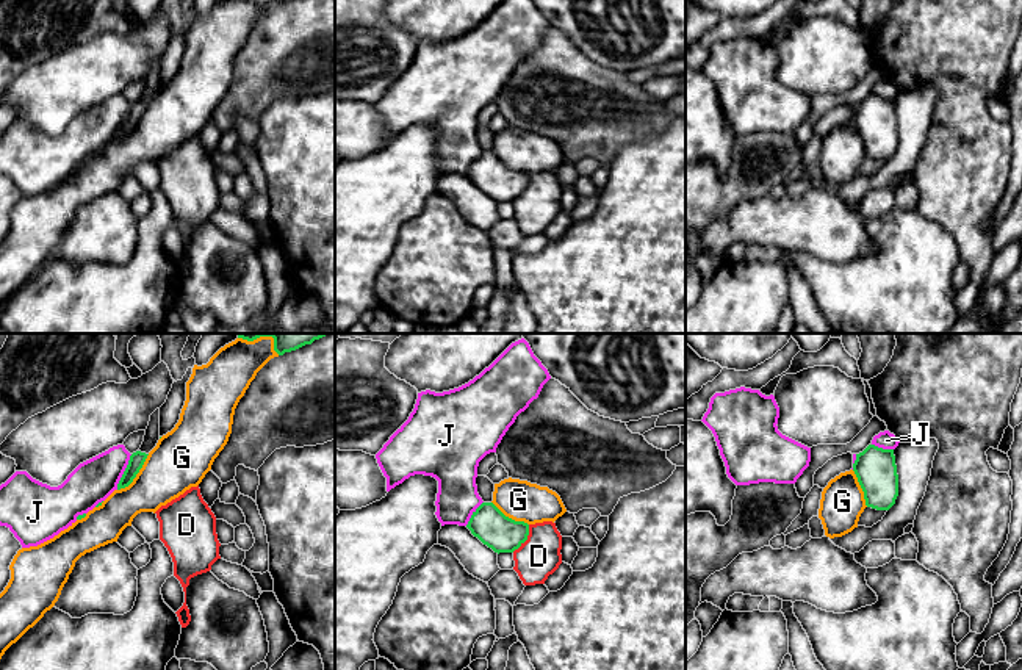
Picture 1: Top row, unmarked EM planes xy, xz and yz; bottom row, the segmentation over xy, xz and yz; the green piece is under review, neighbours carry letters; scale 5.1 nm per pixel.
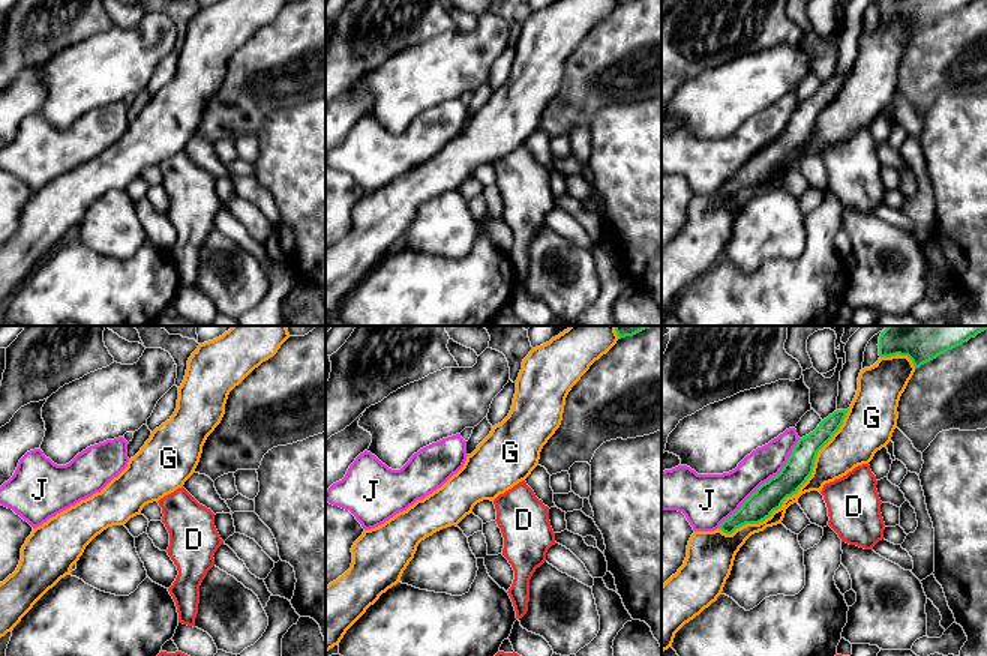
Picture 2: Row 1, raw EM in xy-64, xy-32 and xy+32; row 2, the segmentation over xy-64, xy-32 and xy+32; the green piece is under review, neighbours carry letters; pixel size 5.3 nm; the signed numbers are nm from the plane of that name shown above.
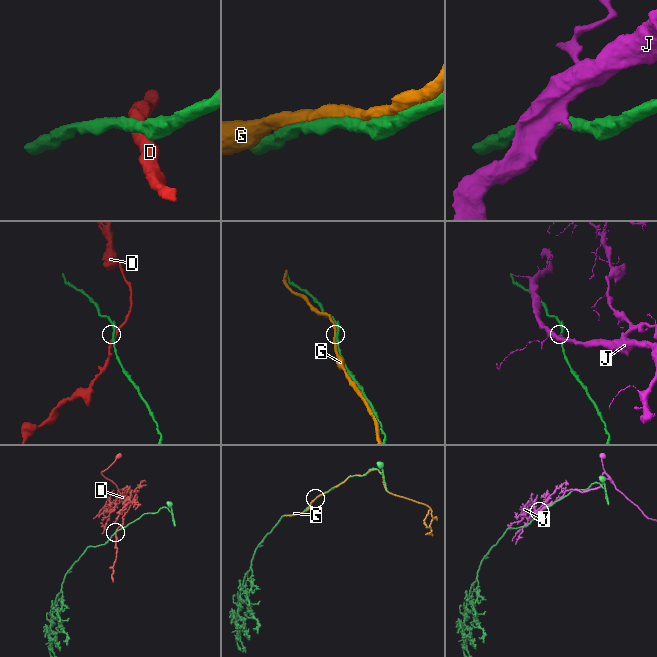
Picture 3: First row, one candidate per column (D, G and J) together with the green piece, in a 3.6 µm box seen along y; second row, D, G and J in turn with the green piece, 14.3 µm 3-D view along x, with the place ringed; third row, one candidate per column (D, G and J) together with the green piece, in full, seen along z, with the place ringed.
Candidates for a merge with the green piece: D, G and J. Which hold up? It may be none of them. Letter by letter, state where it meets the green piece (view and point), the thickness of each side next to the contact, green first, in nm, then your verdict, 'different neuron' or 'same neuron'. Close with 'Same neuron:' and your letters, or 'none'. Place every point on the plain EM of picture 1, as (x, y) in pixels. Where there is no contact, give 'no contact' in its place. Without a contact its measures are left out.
D: contact xz (526, 188); calibres 190 and 220 nm; different neuron
G: contact xy (136, 122); calibres 80 and 300 nm; same neuron
J: contact xy (124, 121); calibres 80 and 220 nm; different neuron
Same neuron: G

